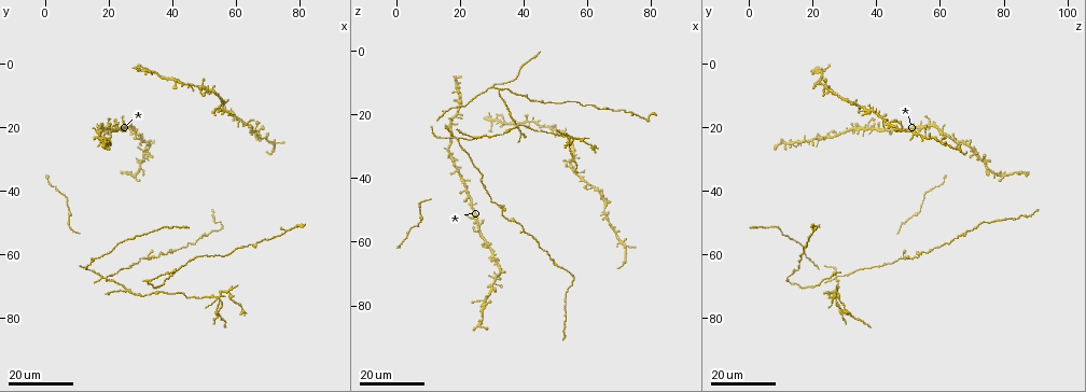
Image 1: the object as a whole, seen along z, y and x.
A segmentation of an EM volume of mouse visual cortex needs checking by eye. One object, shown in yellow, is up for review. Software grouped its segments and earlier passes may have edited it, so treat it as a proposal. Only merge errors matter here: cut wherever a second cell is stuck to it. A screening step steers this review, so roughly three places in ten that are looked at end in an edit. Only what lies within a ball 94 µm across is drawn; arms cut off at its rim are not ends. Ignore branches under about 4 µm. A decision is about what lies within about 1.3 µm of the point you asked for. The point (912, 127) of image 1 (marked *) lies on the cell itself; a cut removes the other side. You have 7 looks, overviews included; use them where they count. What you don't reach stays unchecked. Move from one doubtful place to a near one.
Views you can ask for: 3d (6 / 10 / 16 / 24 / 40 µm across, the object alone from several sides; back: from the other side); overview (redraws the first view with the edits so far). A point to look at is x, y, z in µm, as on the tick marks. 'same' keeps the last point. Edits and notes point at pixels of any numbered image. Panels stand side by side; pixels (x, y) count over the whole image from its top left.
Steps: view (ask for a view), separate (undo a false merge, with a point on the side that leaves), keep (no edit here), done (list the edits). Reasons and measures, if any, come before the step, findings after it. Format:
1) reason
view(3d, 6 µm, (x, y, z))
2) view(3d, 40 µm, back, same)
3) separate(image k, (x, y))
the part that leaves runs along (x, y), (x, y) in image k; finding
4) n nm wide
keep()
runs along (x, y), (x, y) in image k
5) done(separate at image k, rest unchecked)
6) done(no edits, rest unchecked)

thin arm on a thick one
view(3d, 24 µm, (25, 20, 53))

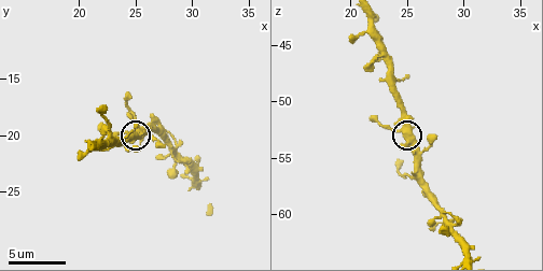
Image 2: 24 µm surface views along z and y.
view(3d, 10 µm, same)

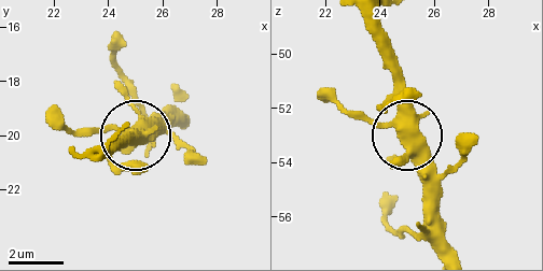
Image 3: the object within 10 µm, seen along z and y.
closer look
view(3d, 6 µm, same)

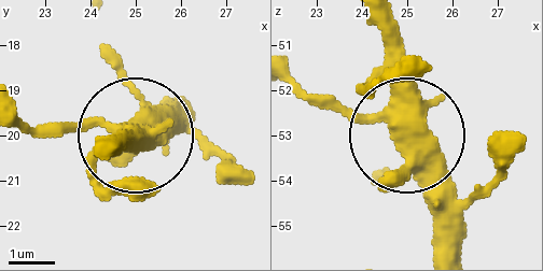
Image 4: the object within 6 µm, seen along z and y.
390 nm wide
keep()
one cell here

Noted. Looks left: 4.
four arms meet
view(3d, 24 µm, (19, 20, 37))

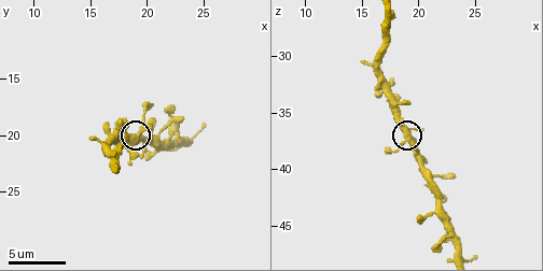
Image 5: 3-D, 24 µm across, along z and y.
view(3d, 6 µm, same)

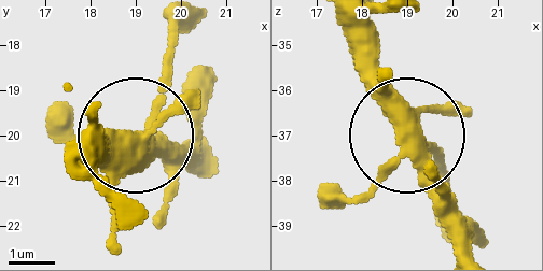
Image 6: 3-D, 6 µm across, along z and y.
keep()
continuous, no second cell

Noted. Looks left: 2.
four or more arms meet
view(3d, 16 µm, (27, 35, 78))

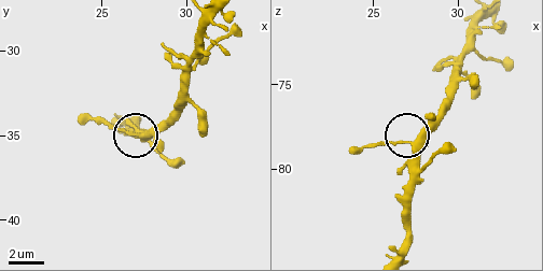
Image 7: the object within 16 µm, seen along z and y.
view(3d, 10 µm, (27.1, 35.0, 78.5))

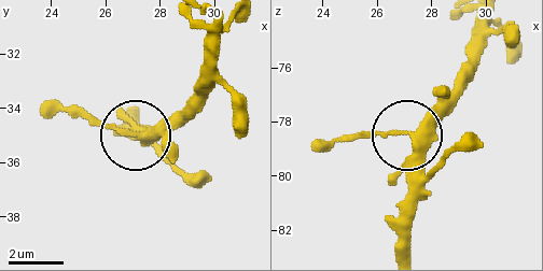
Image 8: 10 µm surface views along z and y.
keep()
continuous, no second cell

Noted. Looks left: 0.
done(no edits, rest unchecked)

